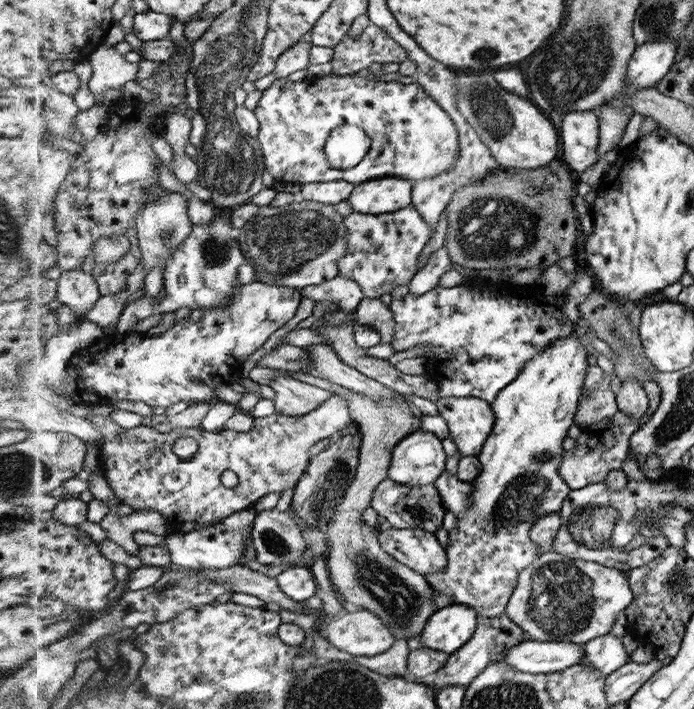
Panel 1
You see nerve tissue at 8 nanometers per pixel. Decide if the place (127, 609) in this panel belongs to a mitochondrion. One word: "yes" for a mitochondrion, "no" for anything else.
no

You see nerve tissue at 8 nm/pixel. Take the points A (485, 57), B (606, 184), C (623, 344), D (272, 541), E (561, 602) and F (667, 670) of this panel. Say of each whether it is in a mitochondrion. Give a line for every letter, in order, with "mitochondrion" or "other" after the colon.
A: mitochondrion
B: other
C: mitochondrion
D: mitochondrion
E: mitochondrion
F: other

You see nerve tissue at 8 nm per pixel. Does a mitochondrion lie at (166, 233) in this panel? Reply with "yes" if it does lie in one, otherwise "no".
yes

